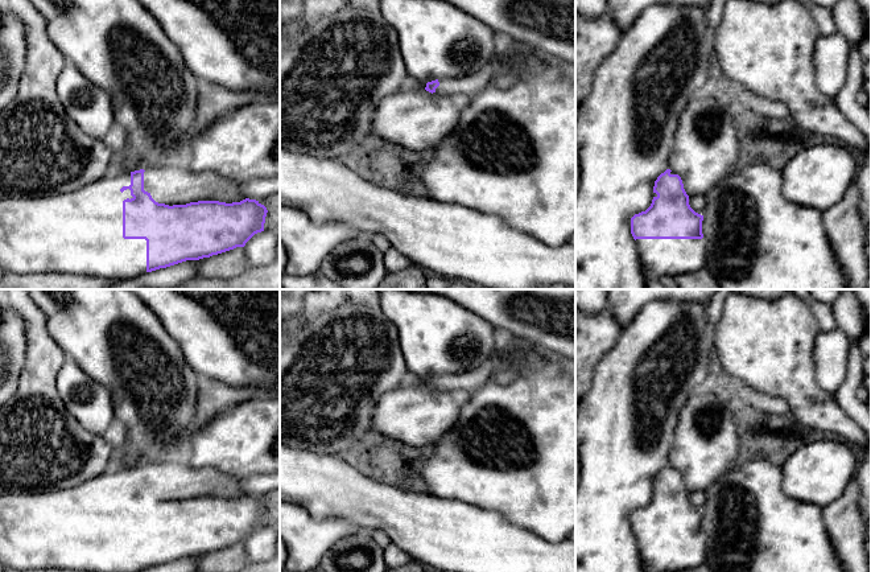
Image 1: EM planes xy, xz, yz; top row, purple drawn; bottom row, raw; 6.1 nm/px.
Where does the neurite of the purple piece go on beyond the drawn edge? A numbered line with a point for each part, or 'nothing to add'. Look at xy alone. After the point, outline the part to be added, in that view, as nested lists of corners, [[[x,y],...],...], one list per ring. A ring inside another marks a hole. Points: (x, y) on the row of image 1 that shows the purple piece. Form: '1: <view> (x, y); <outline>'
1: xy (174, 184); [[[182,162],[144,169],[144,190],[158,203],[186,205],[198,201],[226,203],[245,199],[243,184],[215,173],[193,173]]]
2: xy (81, 233); [[[116,170],[111,172],[103,178],[83,186],[71,193],[55,193],[42,197],[28,197],[28,196],[5,196],[0,197],[0,267],[5,272],[25,275],[36,272],[59,272],[83,276],[96,276],[108,280],[128,280],[139,277],[146,273],[146,240],[145,239],[124,239],[123,238],[123,201],[127,198],[133,198],[131,190],[127,189],[123,193],[120,189],[123,186],[131,185],[131,173]]]

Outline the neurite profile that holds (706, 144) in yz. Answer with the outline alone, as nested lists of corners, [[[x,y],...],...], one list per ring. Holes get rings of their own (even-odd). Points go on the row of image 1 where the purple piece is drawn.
[[[713,90],[694,95],[678,119],[669,169],[682,180],[689,197],[706,196],[738,166],[739,136],[735,125],[738,107],[727,104]]]

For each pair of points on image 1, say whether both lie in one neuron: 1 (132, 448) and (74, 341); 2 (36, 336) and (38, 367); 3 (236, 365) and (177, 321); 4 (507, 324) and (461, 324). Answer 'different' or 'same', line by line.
1: same
2: same
3: same
4: different

